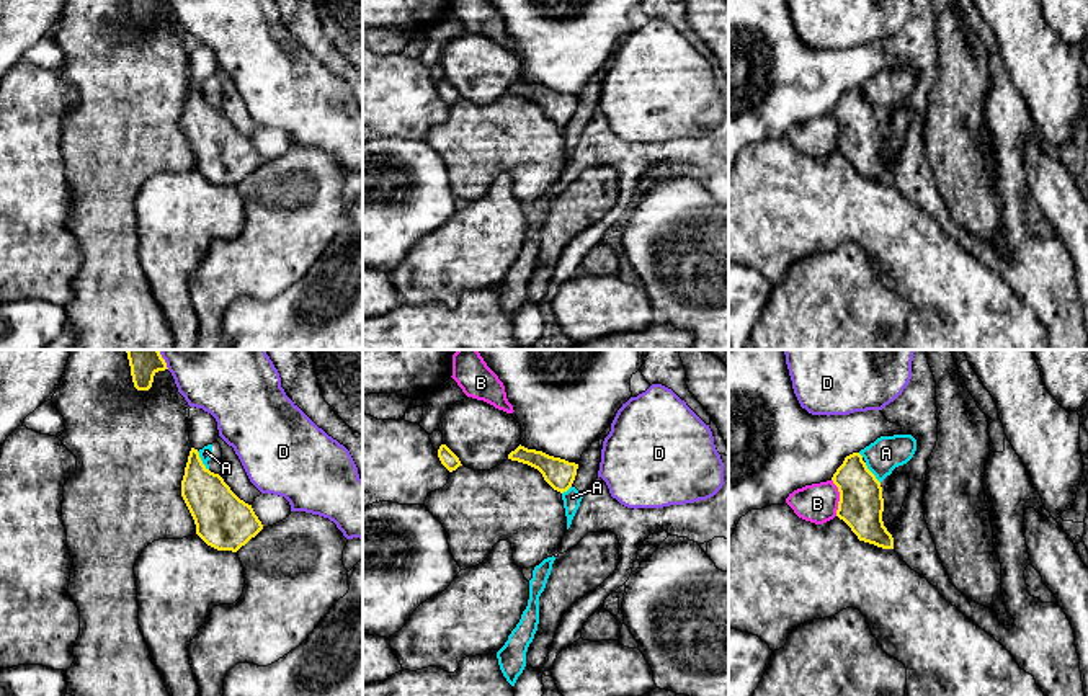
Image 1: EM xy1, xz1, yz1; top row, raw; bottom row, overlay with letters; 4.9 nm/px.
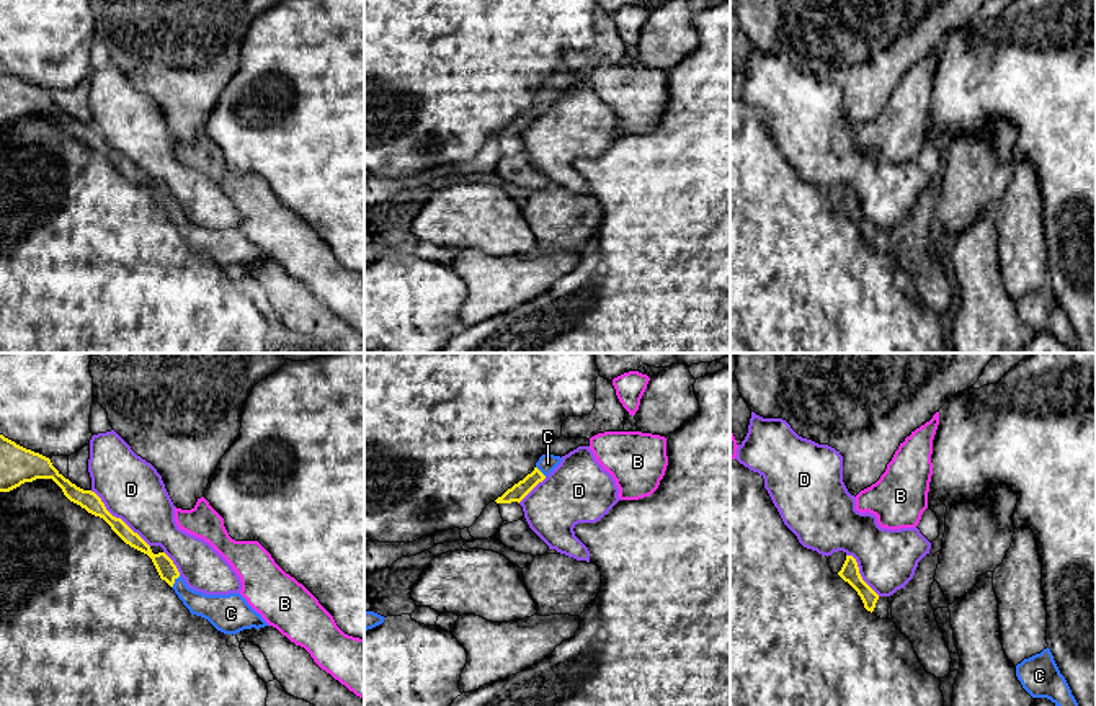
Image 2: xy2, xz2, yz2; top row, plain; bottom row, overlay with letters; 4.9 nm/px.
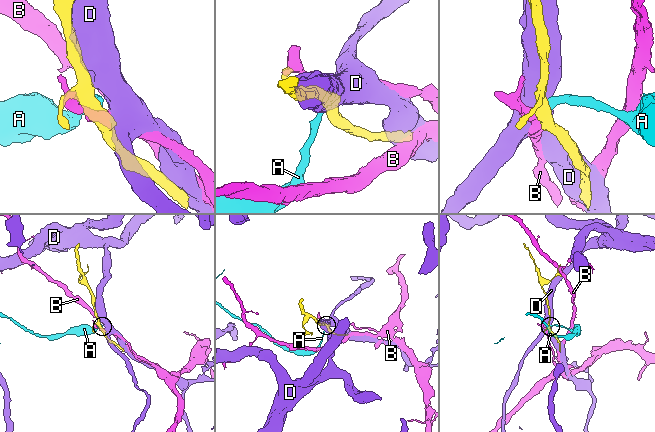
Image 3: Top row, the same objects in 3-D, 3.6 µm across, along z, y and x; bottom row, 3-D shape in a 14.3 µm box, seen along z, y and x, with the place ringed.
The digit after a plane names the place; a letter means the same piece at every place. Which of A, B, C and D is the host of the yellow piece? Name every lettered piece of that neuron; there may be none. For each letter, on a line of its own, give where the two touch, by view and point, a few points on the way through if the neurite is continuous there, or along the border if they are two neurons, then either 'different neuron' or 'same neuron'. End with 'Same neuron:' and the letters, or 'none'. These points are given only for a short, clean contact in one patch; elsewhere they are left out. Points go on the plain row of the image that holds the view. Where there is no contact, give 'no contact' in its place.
A: contact xy1 (201, 95); border xy1 (196, 85), (208, 103); different neuron
B: contact yz1 (840, 131); different neuron
C: contact xy2 (173, 216); way xy2 (165, 201), (173, 216), (195, 236), (216, 242); same neuron
D: contact xy2 (118, 152); different neuron
Same neuron: C

